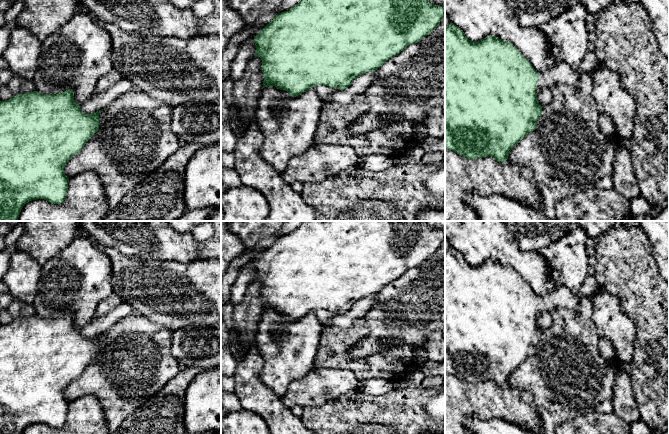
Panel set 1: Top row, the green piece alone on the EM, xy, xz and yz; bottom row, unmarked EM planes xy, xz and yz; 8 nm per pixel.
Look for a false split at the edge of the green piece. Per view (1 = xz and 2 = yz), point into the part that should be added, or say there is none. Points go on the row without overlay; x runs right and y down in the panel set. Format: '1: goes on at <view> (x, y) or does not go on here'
1: goes on at xz (324, 316)
2: goes on at yz (560, 297)

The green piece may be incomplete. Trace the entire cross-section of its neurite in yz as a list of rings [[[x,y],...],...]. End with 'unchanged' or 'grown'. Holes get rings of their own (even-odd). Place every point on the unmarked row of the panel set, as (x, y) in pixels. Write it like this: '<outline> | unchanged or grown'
[[[455,248],[445,251],[445,371],[467,383],[493,381],[506,386],[512,372],[537,351],[543,334],[537,318],[556,307],[575,308],[584,297],[593,297],[600,289],[595,274],[588,275],[578,293],[565,286],[557,286],[550,294],[537,296],[532,288],[510,266],[493,259],[479,266],[469,264]]] | grown

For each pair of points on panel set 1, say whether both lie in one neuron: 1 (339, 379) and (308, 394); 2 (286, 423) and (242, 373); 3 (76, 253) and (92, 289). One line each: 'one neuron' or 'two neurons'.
1: one neuron
2: one neuron
3: one neuron

